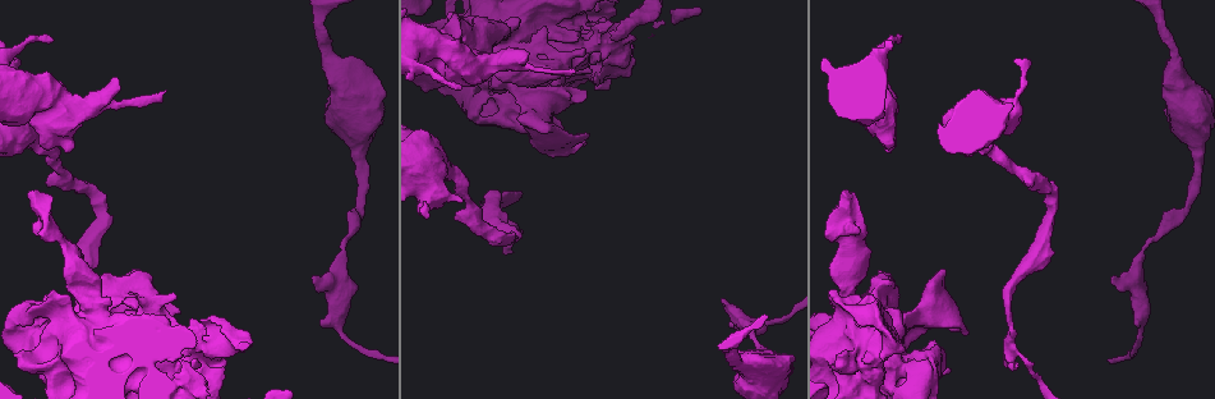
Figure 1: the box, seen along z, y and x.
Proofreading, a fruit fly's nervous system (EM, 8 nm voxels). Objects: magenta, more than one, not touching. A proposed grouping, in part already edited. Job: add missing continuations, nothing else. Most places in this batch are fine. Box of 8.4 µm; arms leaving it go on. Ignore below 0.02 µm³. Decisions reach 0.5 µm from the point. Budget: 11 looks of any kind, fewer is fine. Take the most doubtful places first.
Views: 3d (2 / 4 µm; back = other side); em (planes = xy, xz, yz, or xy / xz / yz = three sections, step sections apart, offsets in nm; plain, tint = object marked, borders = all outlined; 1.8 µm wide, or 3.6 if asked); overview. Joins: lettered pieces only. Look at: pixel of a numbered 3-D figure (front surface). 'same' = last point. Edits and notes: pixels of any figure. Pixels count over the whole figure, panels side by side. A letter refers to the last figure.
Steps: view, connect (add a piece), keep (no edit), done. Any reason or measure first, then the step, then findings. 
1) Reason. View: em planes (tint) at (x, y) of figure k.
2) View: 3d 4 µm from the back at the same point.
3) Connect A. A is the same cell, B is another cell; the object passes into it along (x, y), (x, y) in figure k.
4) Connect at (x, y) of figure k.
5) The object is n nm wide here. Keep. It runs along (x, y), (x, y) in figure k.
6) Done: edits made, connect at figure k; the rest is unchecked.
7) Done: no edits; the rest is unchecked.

An open end. View: em planes (borders) at (462, 201) of figure 1.

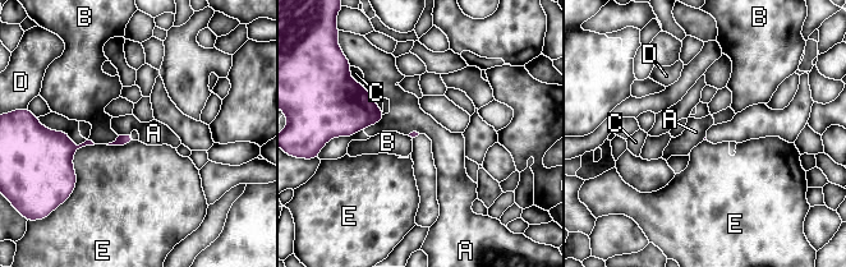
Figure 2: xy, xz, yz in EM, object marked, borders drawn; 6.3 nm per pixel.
Keep. A, B, C, D and E are other cells; no lettered piece goes on from it.

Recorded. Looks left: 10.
Thin end. View: 3d 2 µm at (480, 206) of figure 1.

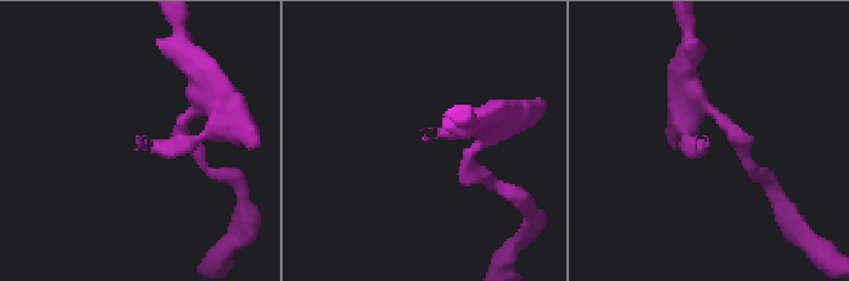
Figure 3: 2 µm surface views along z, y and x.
Now the EM. View: em planes (borders) at (423, 138) of figure 3.

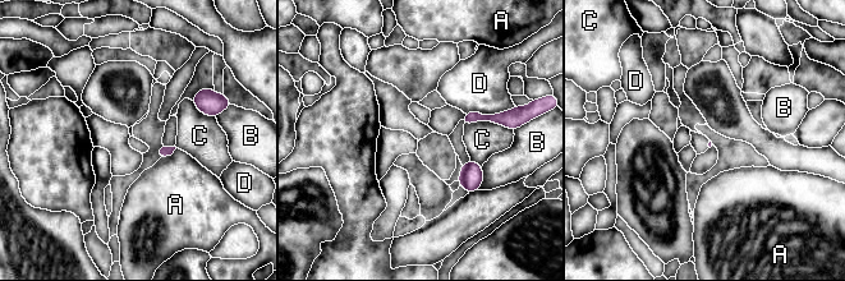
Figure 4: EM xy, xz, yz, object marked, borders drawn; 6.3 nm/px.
Keep. A, B, C and D are other cells; a border runs along (177, 148), (170, 155), (160, 159) in figure 4; no lettered piece goes on from it.

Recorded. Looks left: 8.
An open end. View: em 3.6 µm yz step 8 (tint) at (566, 153) of figure 1.

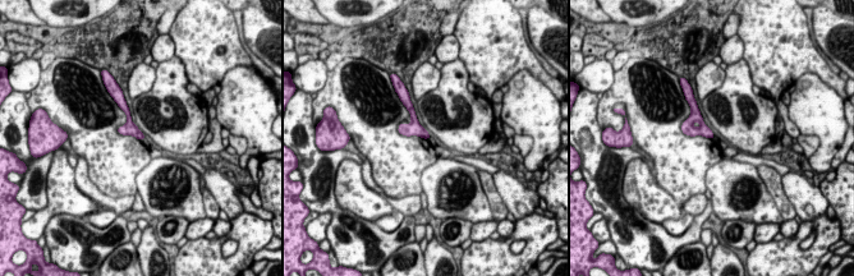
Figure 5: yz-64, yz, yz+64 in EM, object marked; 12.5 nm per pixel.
Cut it another way. View: em 3.6 µm xz step 16 (borders) at the same point.

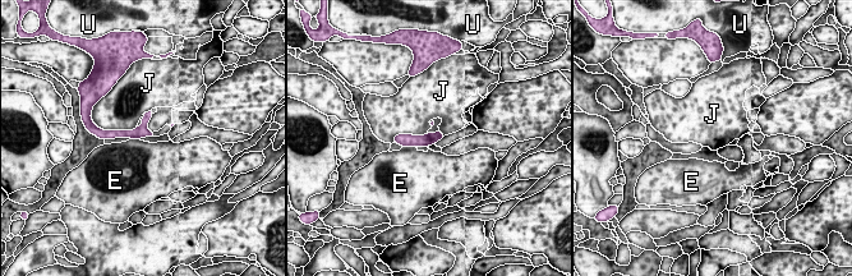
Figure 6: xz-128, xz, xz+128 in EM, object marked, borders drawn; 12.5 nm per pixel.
Keep. E, J and U are other cells; none of them fits.

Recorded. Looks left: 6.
View: 3d 4 µm at (202, 320) of figure 1.

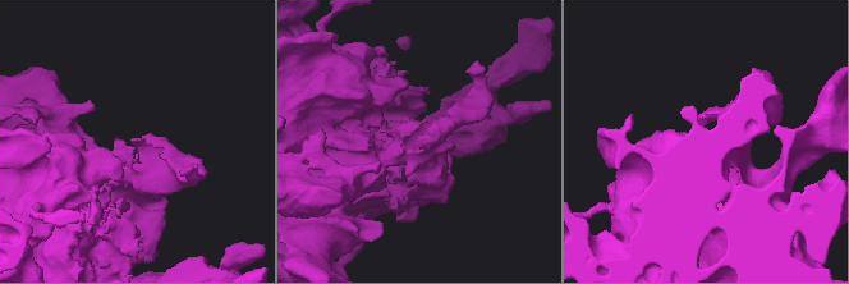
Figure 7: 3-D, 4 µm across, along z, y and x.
View: em planes (tint) at (132, 139) of figure 7.

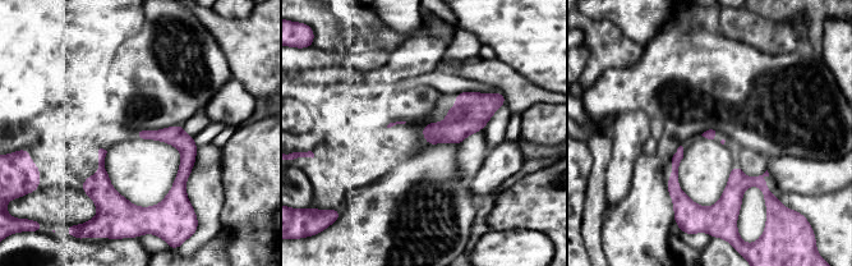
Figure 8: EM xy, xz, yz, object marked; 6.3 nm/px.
What lies round it. View: em planes (borders) at the same point.

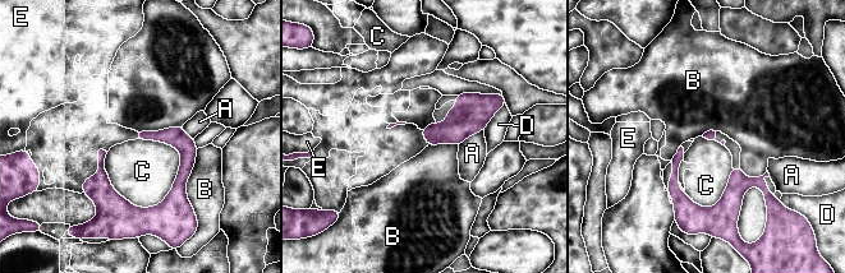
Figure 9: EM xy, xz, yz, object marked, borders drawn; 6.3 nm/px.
Keep. A, B, C, D and E are other cells; a border runs along (198, 148), (186, 186), (191, 206) in figure 9; no lettered piece goes on from it.

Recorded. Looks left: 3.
Done: no edits; the rest is unchecked.

